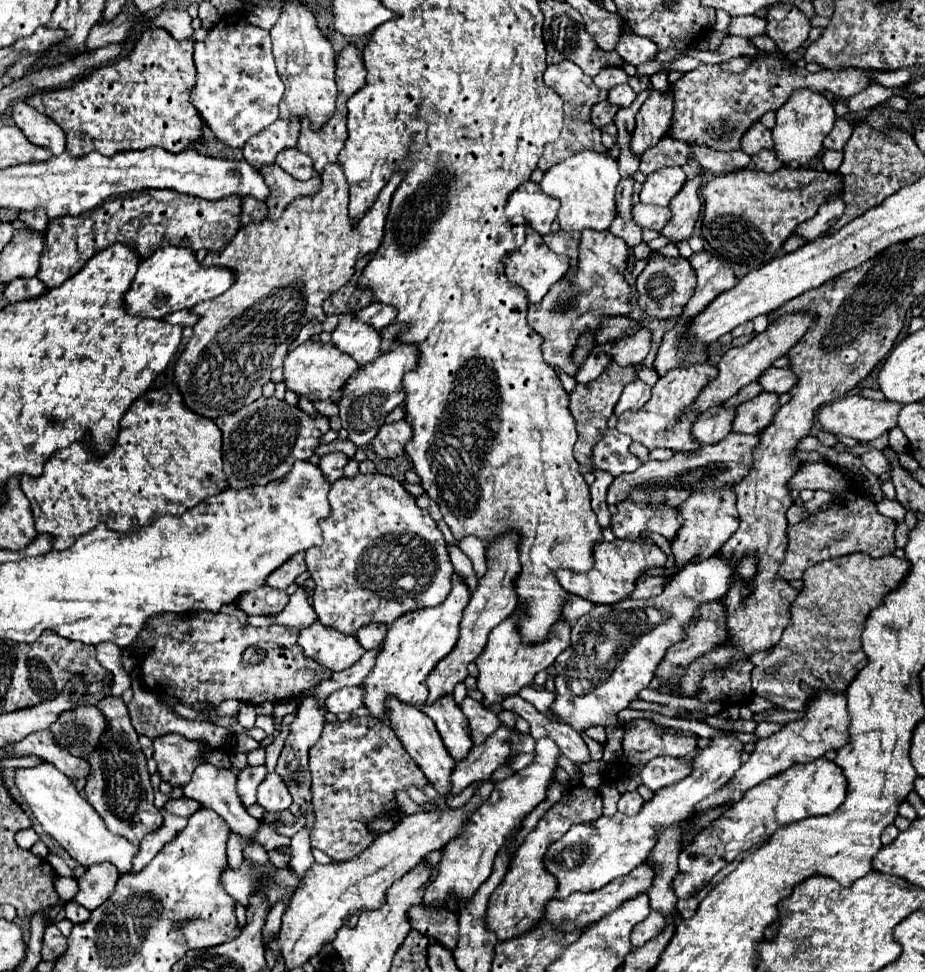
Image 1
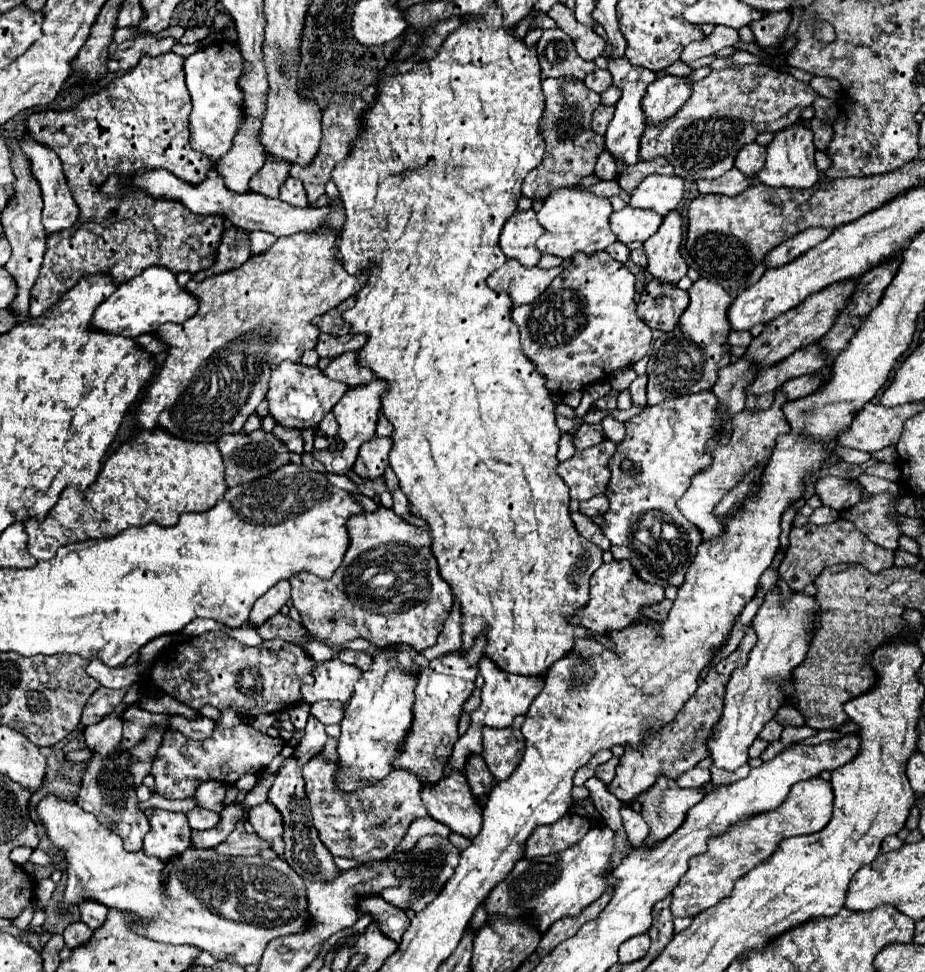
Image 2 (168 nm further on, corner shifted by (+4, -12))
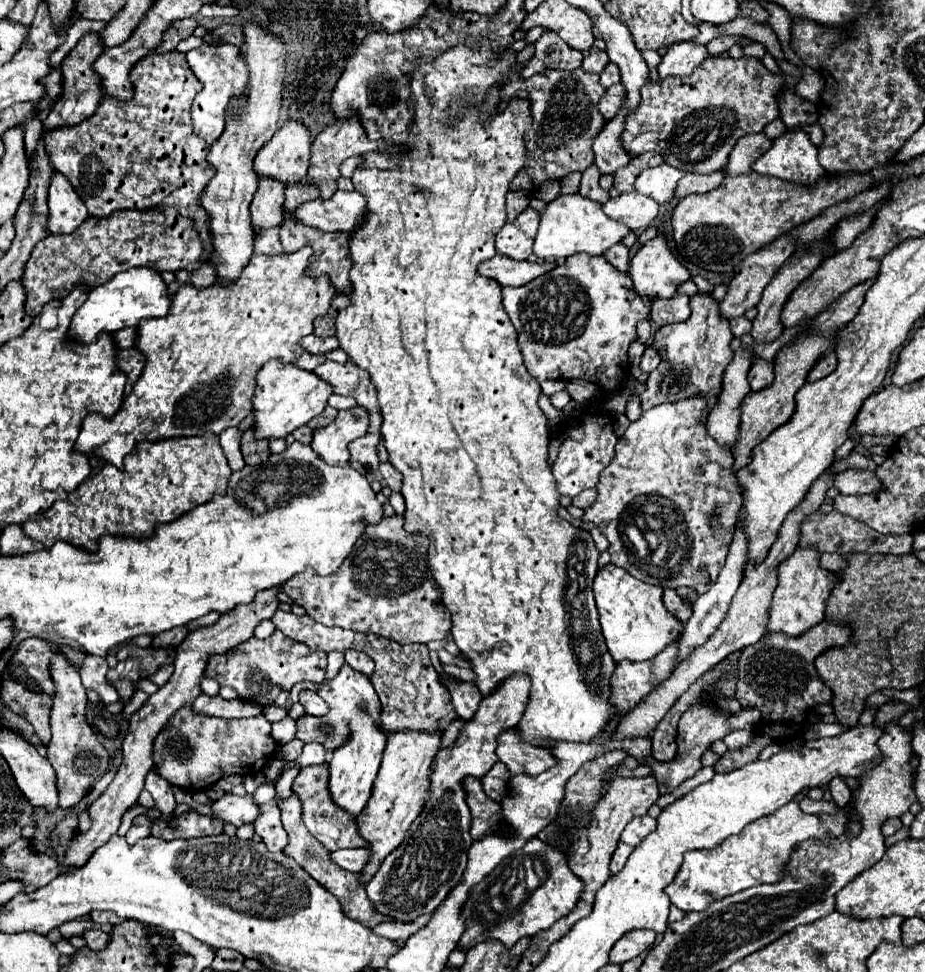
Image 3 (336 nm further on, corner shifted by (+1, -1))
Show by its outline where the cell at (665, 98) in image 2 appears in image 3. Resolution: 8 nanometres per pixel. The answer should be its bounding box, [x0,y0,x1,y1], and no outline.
[656,42,706,80]

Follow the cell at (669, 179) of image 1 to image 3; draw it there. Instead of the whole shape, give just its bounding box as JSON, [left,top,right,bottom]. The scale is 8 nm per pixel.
[636,164,684,204]

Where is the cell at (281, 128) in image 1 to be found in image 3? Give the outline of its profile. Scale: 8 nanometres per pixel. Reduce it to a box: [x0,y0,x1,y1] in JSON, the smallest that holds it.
[250,178,286,230]

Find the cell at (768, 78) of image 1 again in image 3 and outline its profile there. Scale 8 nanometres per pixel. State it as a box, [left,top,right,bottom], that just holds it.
[624,56,786,174]

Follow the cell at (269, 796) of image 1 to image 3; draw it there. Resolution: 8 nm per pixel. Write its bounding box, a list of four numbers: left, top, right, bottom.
[254,804,288,850]

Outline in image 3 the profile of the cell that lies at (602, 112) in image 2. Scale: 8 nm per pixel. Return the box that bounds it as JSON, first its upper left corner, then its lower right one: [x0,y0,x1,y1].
[598,84,624,120]

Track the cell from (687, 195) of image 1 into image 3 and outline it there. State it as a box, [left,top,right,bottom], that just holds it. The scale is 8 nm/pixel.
[628,230,690,298]

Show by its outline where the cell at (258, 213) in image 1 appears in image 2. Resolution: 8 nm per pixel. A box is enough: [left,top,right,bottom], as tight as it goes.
[199,227,251,281]

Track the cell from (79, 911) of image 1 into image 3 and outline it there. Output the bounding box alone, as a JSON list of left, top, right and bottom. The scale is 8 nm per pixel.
[84,928,108,950]

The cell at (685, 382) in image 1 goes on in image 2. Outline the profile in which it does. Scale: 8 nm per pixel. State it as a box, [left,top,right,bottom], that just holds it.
[601,391,729,587]

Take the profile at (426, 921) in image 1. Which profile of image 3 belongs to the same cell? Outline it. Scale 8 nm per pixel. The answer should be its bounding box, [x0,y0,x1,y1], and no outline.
[276,792,394,928]

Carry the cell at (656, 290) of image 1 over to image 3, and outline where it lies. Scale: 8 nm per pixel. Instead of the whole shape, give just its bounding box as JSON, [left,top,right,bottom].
[650,294,690,324]

